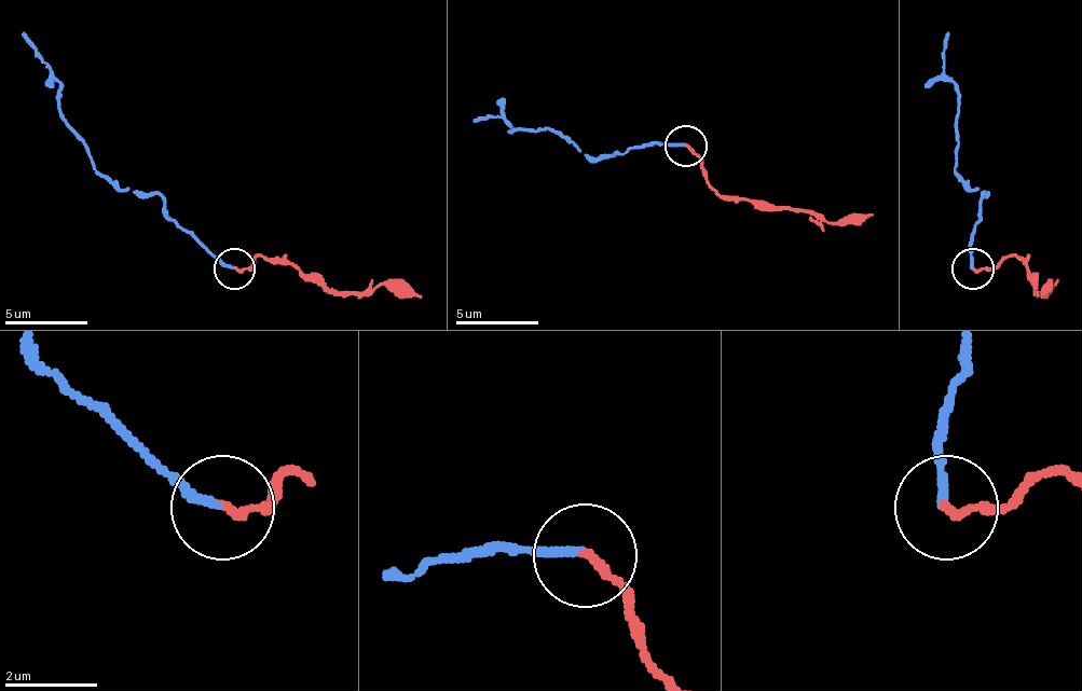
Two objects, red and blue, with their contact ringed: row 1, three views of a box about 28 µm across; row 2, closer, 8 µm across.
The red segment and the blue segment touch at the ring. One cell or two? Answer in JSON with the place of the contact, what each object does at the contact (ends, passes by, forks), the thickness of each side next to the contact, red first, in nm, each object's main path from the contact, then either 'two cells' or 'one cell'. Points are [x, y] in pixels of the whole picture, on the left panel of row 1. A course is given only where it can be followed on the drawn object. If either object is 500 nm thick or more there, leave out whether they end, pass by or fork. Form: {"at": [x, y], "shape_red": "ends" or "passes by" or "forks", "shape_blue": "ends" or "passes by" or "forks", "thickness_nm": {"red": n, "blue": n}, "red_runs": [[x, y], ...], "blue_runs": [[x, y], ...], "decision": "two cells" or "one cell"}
{"at": [234, 268], "shape_red": "ends", "shape_blue": "ends", "thickness_nm": {"red": 170, "blue": 180}, "red_runs": [[235, 270], [248, 270], [256, 257], [318, 274], [336, 290], [410, 286], [423, 299]], "blue_runs": [[235, 270], [219, 265], [156, 194], [135, 194], [114, 187], [94, 165], [60, 111], [60, 86], [23, 32]], "decision": "two cells"}

